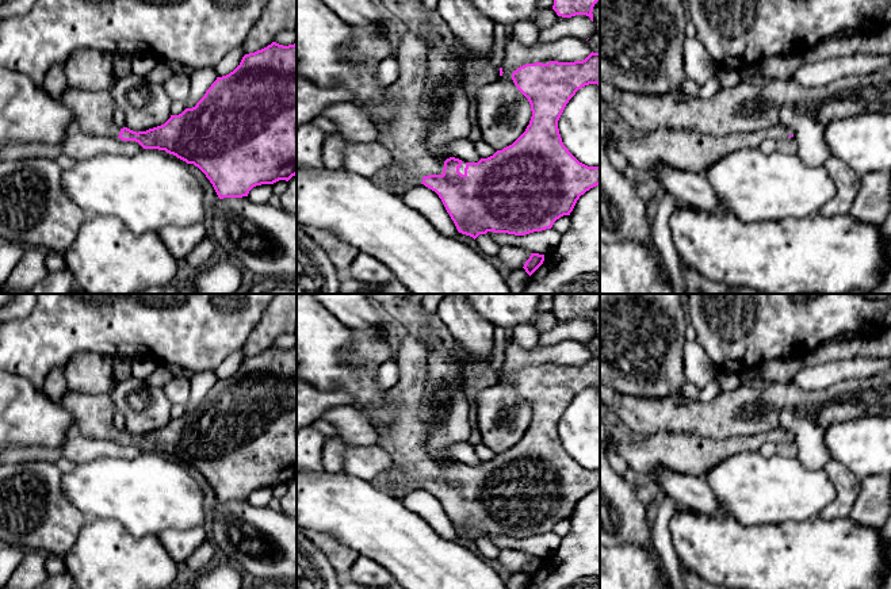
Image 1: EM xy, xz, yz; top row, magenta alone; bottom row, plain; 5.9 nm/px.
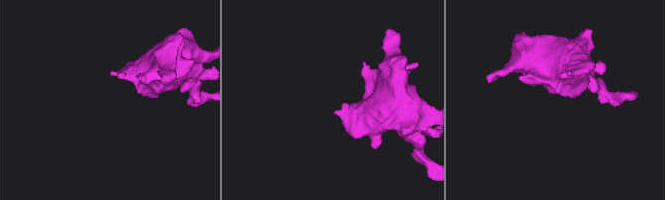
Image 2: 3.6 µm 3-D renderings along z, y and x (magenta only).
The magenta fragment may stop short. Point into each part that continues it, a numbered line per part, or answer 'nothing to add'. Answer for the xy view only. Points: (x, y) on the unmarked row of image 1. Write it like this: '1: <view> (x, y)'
1: xy (92, 413)

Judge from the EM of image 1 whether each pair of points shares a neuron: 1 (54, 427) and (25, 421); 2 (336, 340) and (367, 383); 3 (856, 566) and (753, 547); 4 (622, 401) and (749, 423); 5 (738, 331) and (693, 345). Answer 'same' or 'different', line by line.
1: same
2: same
3: same
4: same
5: different

